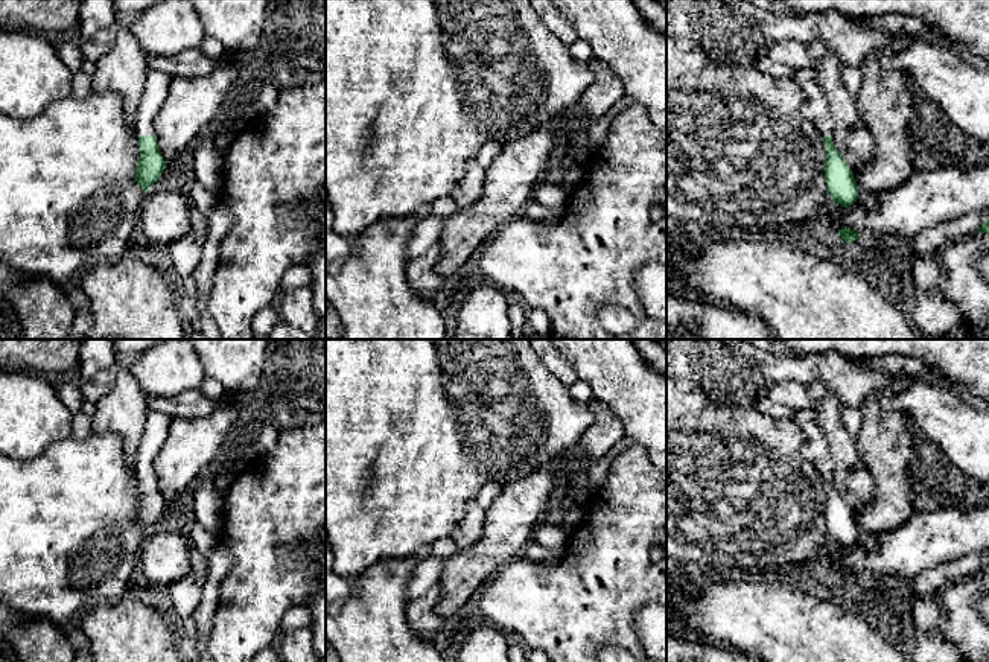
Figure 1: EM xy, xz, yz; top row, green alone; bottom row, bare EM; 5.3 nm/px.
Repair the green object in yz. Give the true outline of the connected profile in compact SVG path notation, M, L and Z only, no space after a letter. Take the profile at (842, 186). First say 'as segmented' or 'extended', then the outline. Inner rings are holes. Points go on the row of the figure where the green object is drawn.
extended | M813 67L793 70L791 79L802 87L805 94L802 114L814 122L823 135L826 149L825 181L828 192L837 204L847 208L857 201L858 186L849 164L832 142L832 116L825 91L819 85Z

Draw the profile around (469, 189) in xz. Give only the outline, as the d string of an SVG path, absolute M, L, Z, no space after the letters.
M470 158L466 163L461 180L452 190L452 199L460 208L466 208L481 199L484 193L484 178L487 167L484 167L476 158Z

